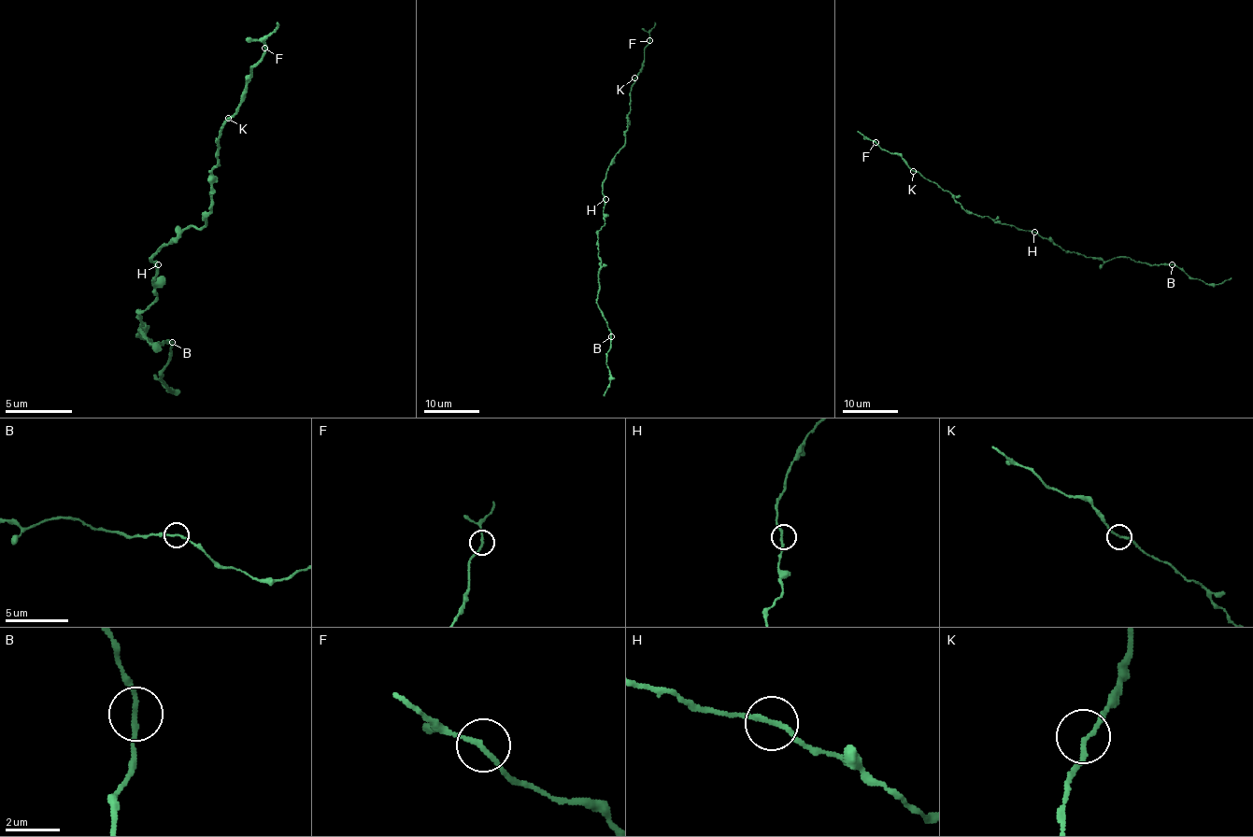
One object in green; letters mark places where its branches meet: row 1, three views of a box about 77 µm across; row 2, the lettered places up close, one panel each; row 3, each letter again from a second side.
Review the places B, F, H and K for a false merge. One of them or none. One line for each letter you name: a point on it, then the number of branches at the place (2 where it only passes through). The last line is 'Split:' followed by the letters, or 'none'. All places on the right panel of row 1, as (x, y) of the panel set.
Split: none

